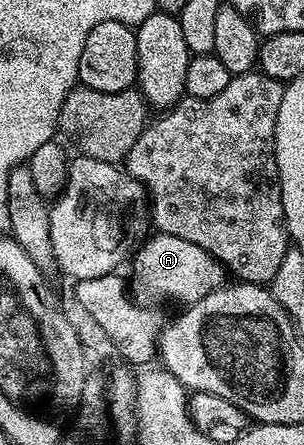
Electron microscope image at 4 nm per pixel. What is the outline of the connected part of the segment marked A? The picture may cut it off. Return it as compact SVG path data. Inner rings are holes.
M156 232L145 237L133 253L131 262L128 288L132 300L139 306L152 308L155 302L168 302L171 298L179 304L191 304L226 282L224 265L210 256L206 248L198 248L198 244L190 244L190 240L169 234Z

